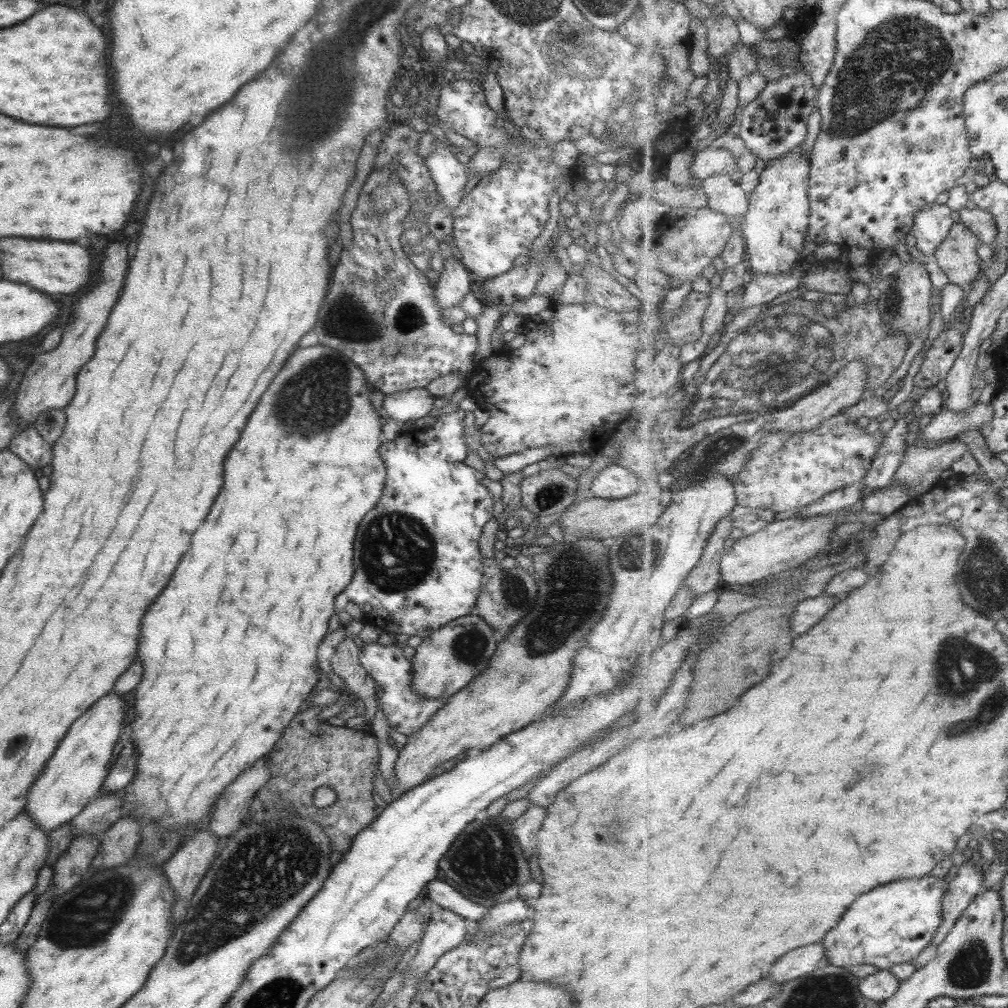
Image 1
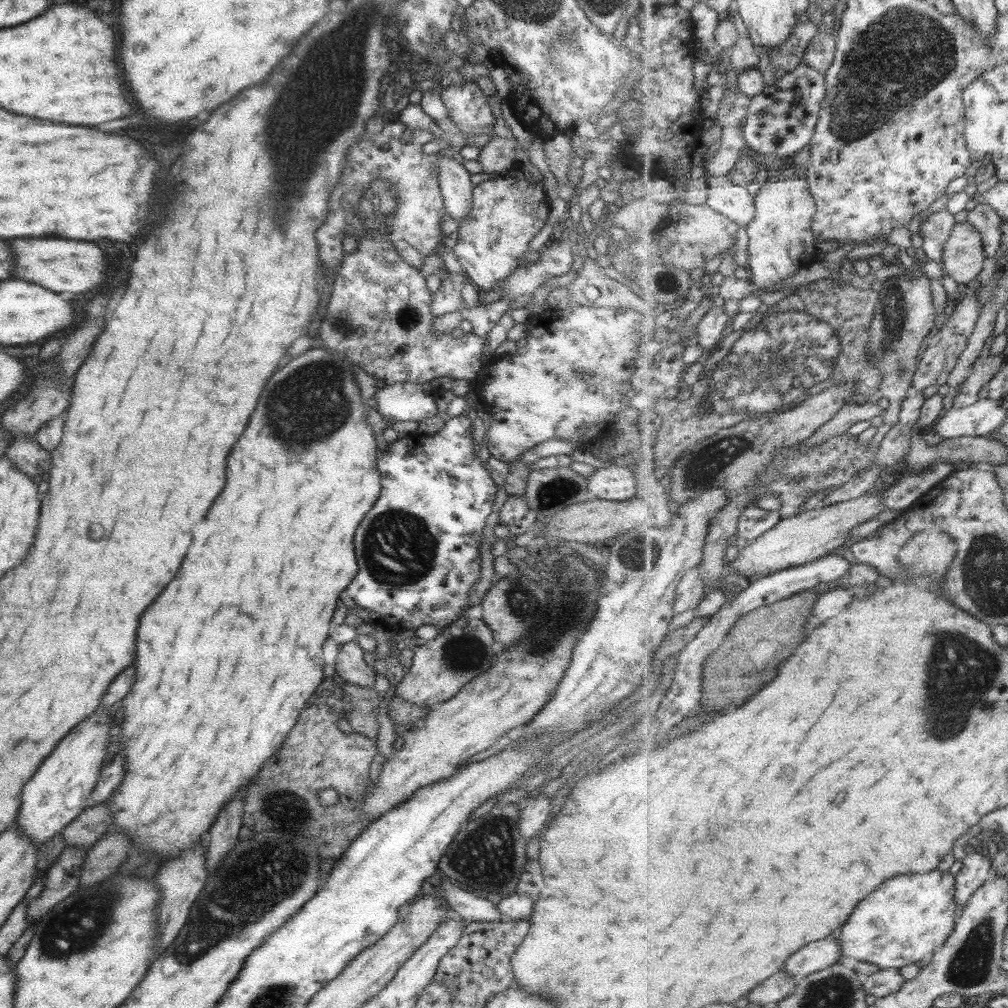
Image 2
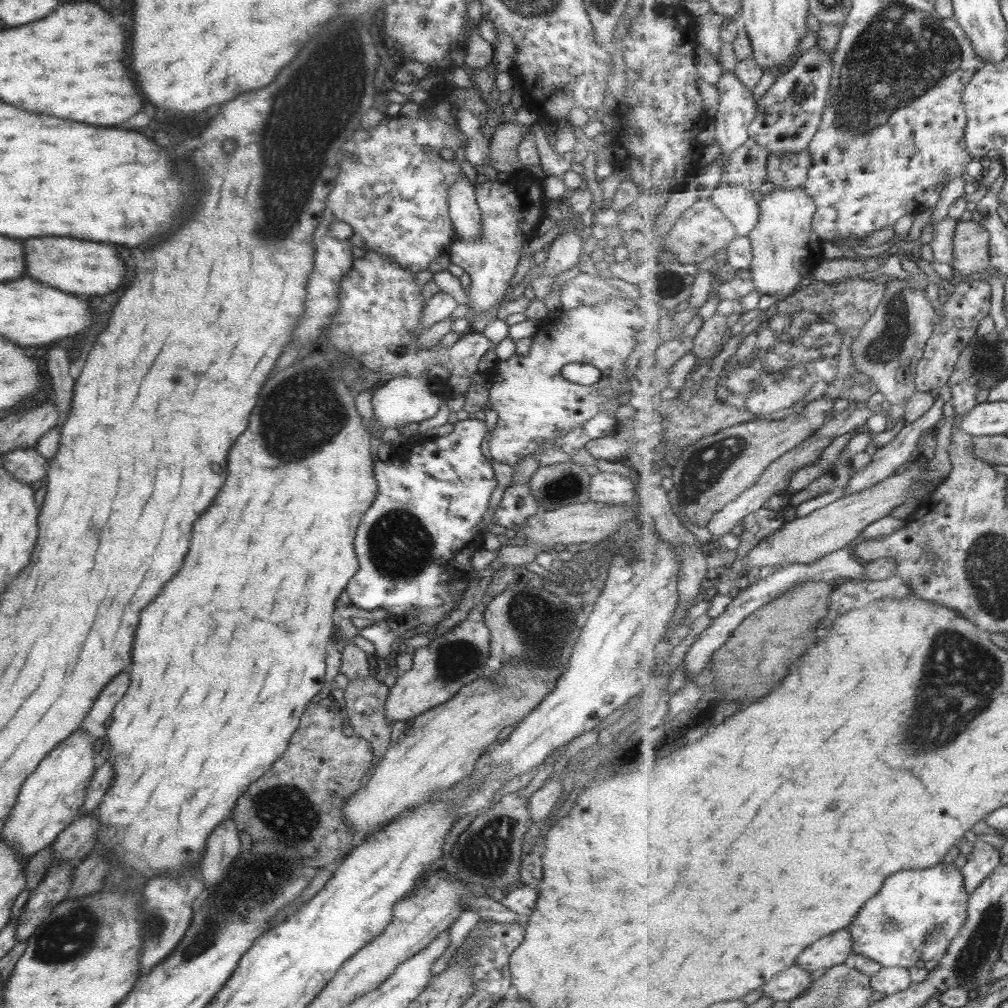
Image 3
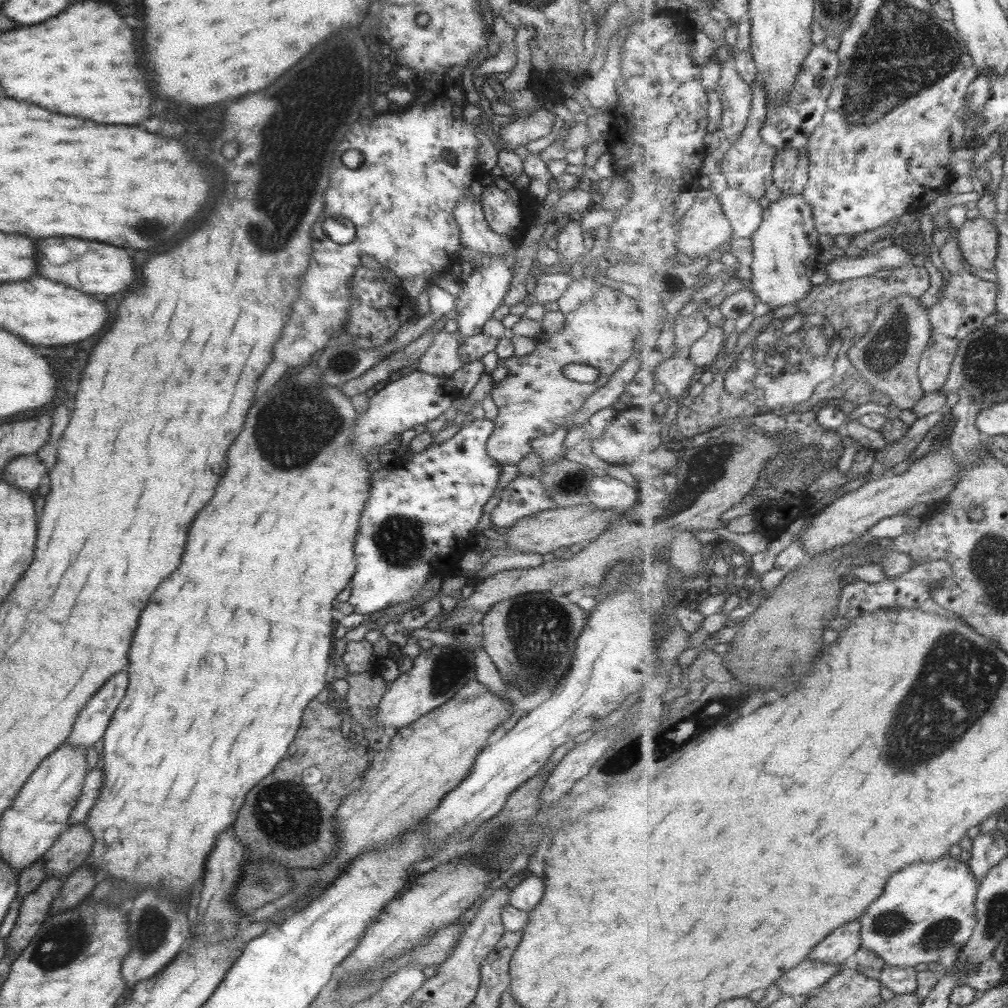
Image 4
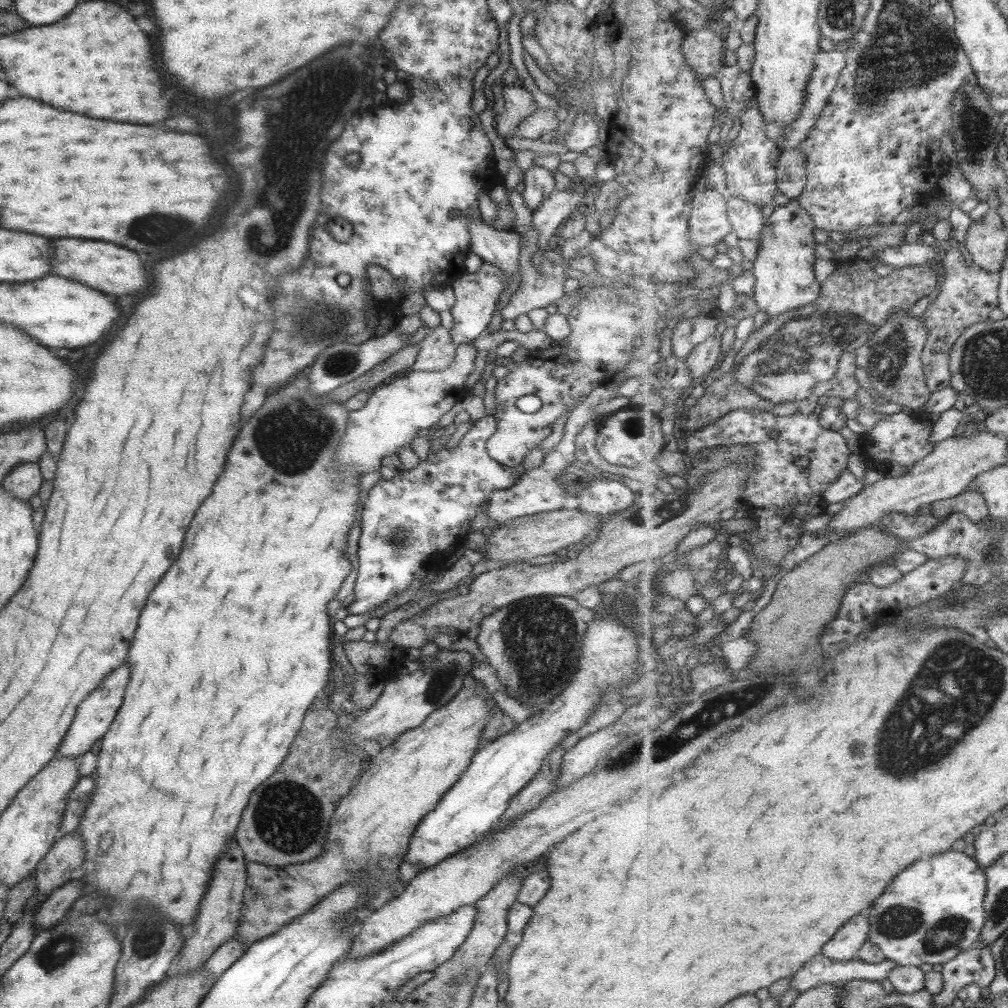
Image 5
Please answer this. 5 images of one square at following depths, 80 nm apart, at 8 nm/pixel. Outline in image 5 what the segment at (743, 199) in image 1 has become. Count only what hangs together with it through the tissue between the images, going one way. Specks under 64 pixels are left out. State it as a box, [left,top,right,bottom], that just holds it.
[727,194,766,242]

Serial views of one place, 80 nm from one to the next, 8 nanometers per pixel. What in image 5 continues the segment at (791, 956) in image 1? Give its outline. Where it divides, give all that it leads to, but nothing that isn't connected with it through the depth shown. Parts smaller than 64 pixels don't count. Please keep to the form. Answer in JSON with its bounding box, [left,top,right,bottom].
[821,910,871,960]

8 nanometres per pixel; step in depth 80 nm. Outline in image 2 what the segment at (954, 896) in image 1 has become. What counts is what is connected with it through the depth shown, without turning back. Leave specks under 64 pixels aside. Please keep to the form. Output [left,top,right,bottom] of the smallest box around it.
[955,851,996,907]

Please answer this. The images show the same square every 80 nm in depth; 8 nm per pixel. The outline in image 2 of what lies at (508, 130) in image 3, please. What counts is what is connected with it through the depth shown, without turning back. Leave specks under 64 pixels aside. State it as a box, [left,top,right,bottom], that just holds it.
[476,136,518,173]

